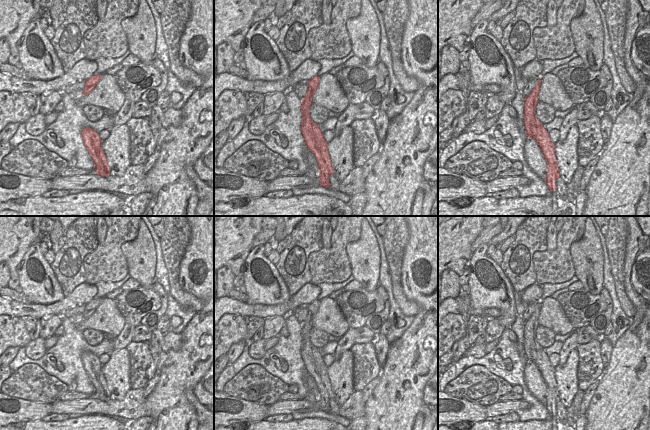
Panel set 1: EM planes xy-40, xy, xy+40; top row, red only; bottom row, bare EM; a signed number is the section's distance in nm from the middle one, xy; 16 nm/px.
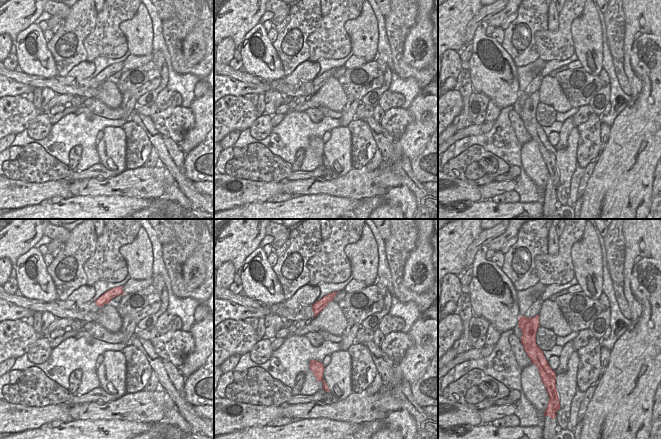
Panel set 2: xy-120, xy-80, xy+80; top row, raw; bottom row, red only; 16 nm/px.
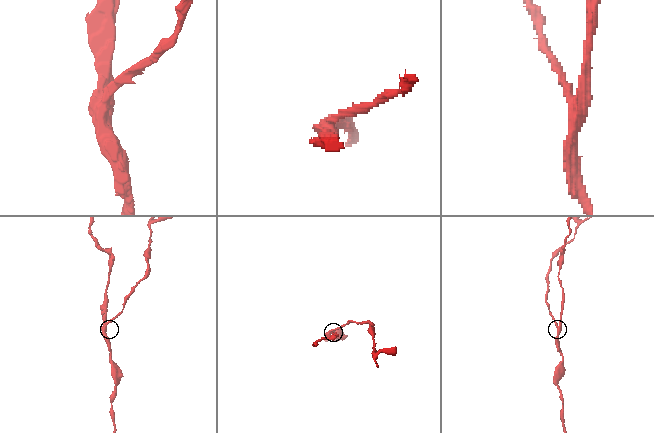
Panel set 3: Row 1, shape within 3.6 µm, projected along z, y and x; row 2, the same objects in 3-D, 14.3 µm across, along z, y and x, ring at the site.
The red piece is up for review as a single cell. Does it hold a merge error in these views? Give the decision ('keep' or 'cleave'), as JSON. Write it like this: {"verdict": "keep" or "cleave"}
{"verdict": "cleave"}

